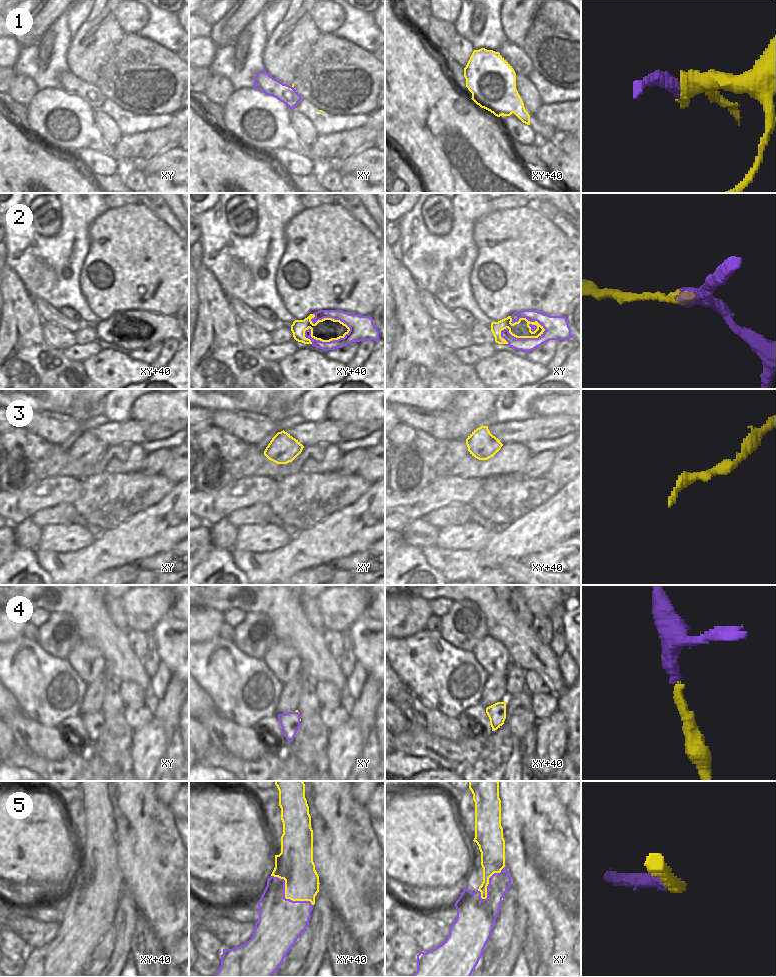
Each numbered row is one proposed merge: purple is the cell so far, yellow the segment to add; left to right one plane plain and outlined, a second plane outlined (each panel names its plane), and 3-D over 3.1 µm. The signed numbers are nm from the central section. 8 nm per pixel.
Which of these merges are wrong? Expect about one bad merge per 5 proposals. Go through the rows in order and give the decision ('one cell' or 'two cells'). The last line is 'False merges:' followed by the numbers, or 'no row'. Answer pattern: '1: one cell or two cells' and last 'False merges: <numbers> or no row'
1: two cells
2: one cell
3: one cell
4: one cell
5: one cell
False merges: 1

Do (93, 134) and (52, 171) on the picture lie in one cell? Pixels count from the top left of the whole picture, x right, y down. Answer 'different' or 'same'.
different

